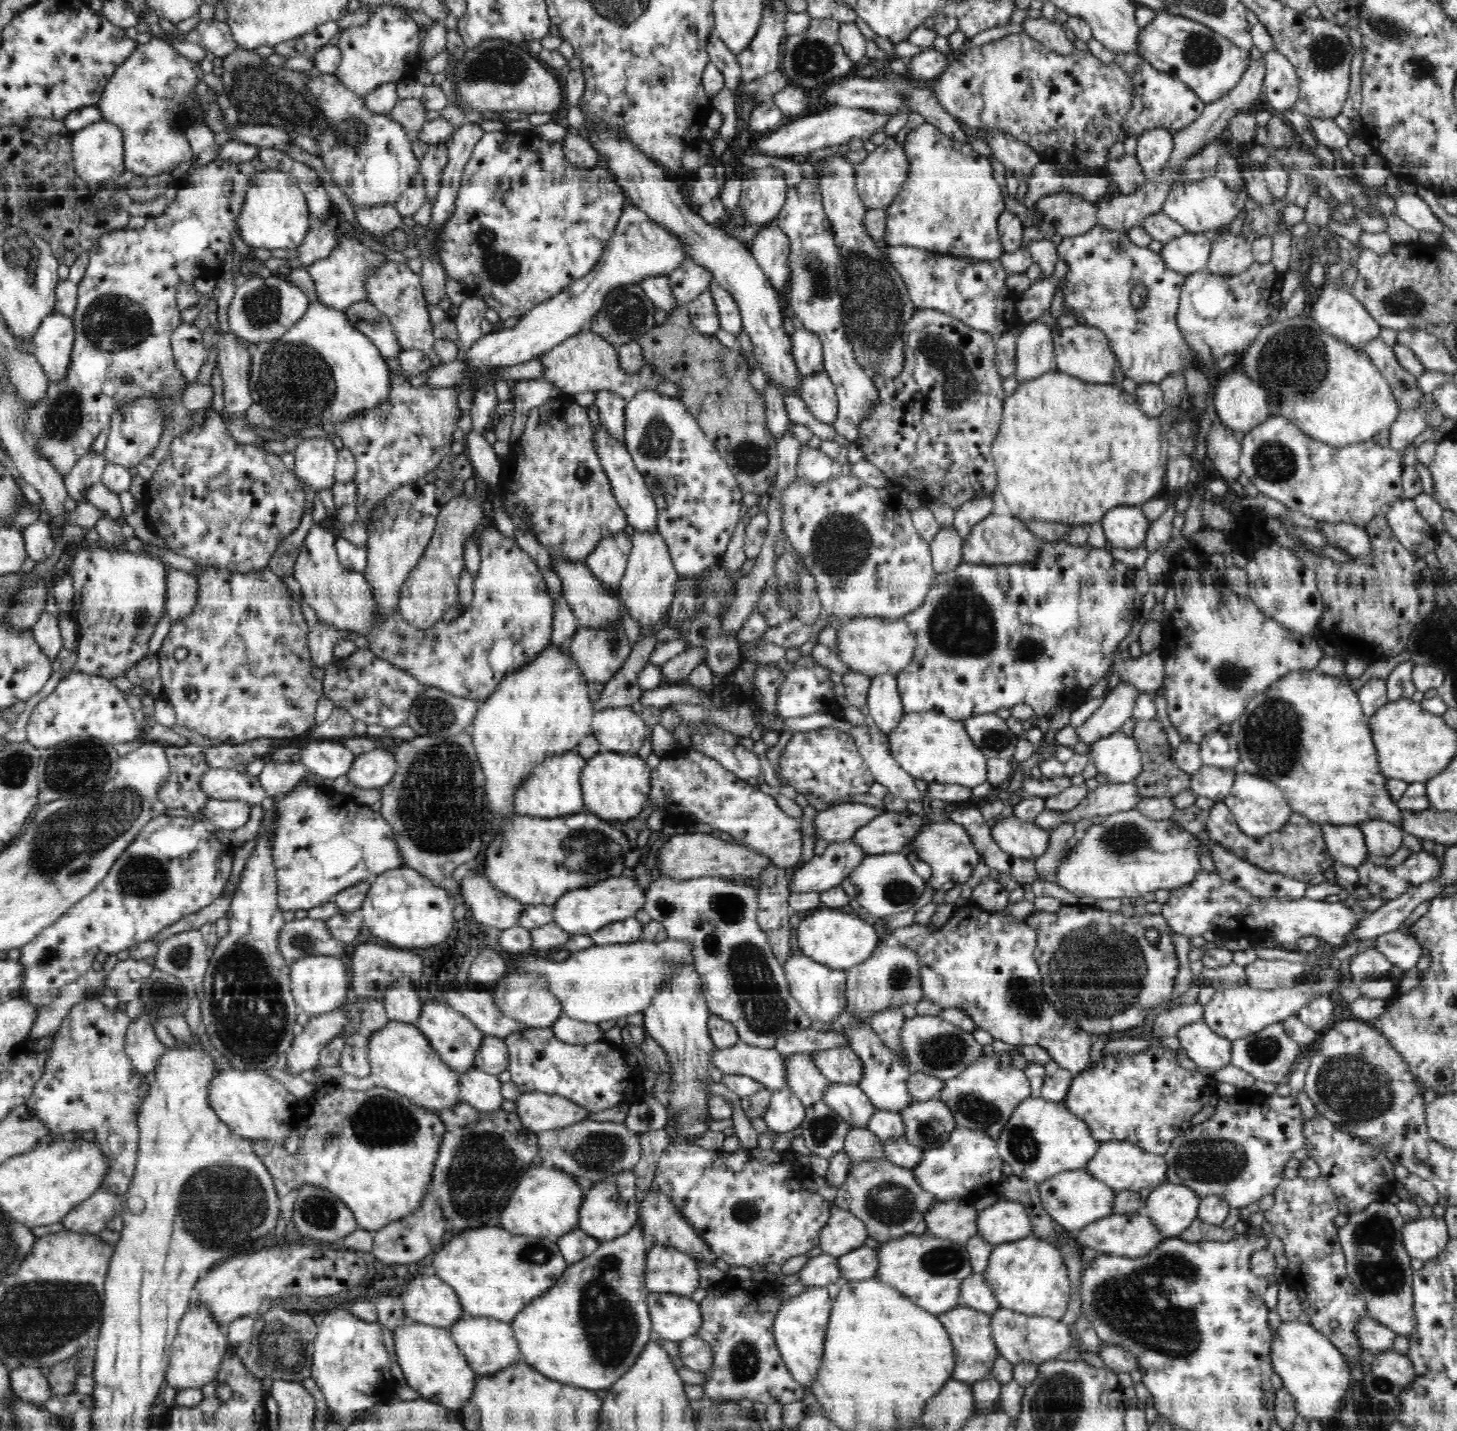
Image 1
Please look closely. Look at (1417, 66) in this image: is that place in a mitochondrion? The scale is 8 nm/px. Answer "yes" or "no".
yes

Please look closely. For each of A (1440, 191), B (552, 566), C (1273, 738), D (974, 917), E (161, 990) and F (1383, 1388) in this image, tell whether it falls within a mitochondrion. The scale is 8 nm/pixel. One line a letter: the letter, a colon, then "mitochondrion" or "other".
A: other
B: other
C: mitochondrion
D: other
E: mitochondrion
F: mitochondrion

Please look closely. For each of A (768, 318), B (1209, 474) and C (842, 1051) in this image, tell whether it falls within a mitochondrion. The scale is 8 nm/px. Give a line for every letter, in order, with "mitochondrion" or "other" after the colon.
A: other
B: other
C: other

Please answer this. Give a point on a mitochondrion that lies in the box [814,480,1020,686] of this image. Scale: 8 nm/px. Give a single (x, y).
(961, 623)

